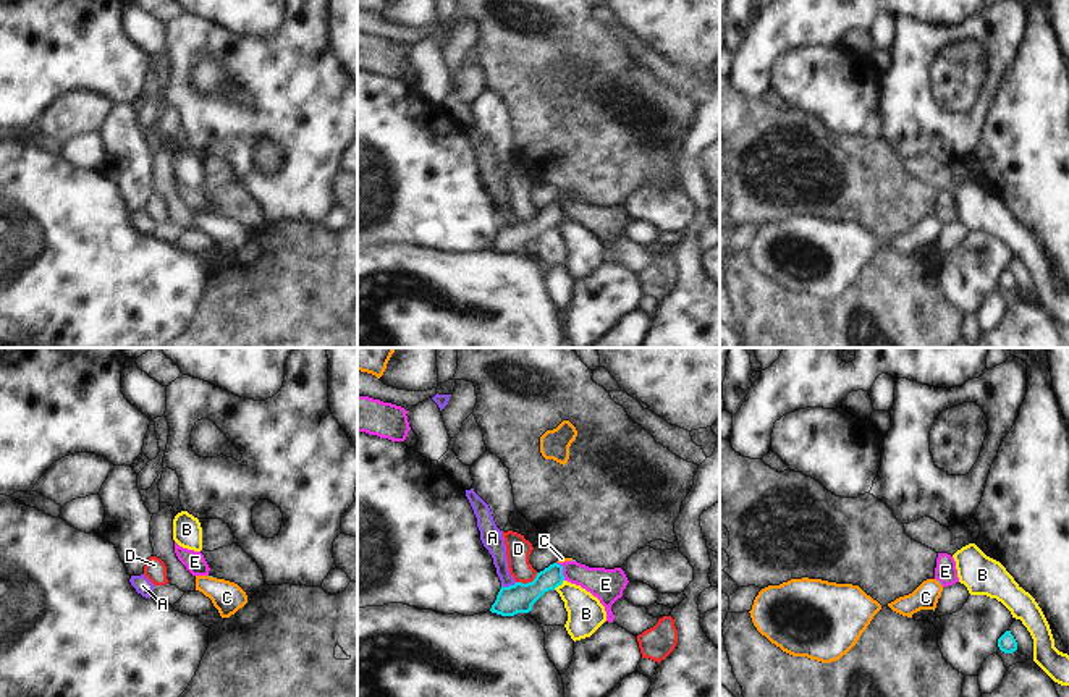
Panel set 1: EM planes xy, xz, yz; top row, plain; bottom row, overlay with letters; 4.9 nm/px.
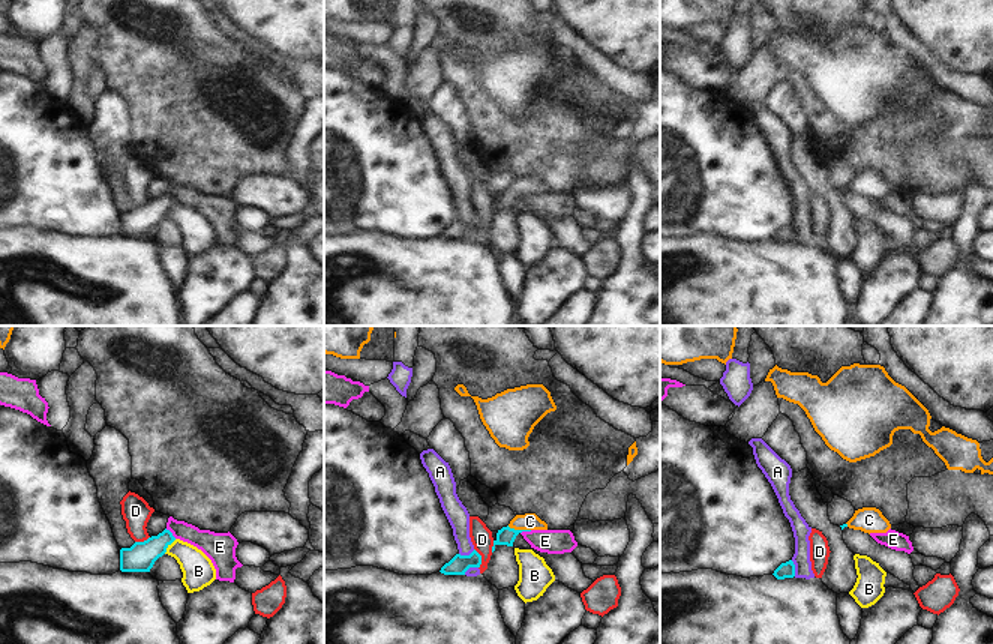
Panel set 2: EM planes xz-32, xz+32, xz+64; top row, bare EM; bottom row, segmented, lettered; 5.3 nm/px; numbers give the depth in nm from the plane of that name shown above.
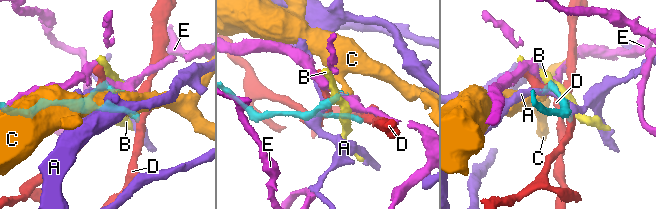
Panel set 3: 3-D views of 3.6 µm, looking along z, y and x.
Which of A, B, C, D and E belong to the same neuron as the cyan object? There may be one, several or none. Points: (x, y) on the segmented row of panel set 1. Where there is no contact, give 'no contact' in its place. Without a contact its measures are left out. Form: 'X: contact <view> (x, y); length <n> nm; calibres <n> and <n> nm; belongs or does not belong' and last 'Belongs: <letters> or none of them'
A: contact xz (510, 586); length 80 nm; calibres 140 and 110 nm; does not belong
B: contact xz (558, 584); length 80 nm; calibres 140 and 180 nm; does not belong
C: no contact; belongs
D: contact xz (528, 582); length 120 nm; calibres 140 and 120 nm; does not belong
E: contact xz (561, 571); length 100 nm; calibres 140 and 160 nm; does not belong
Belongs: C

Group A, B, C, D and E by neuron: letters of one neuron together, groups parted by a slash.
A / B / C / D / E

